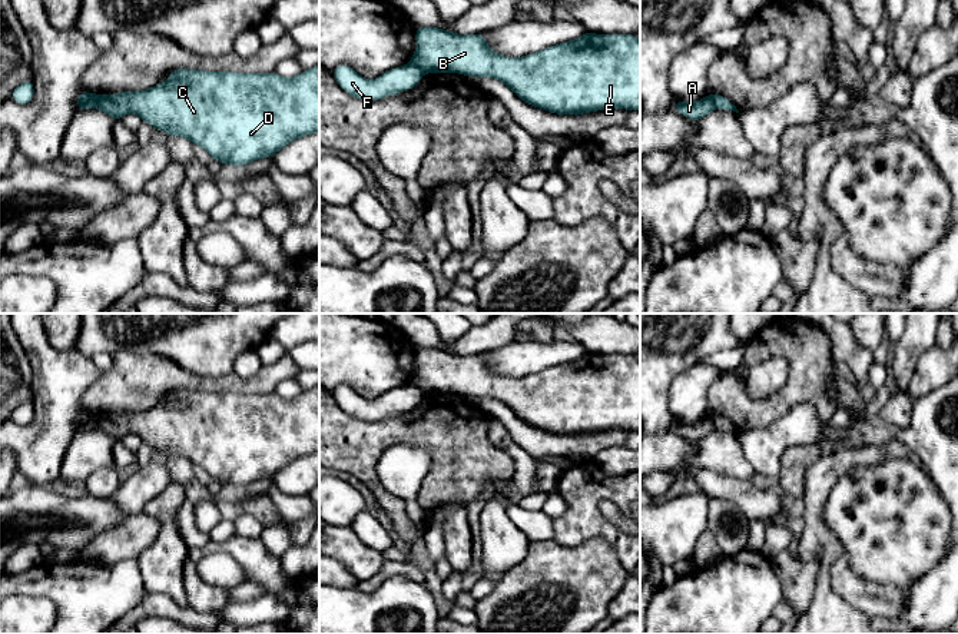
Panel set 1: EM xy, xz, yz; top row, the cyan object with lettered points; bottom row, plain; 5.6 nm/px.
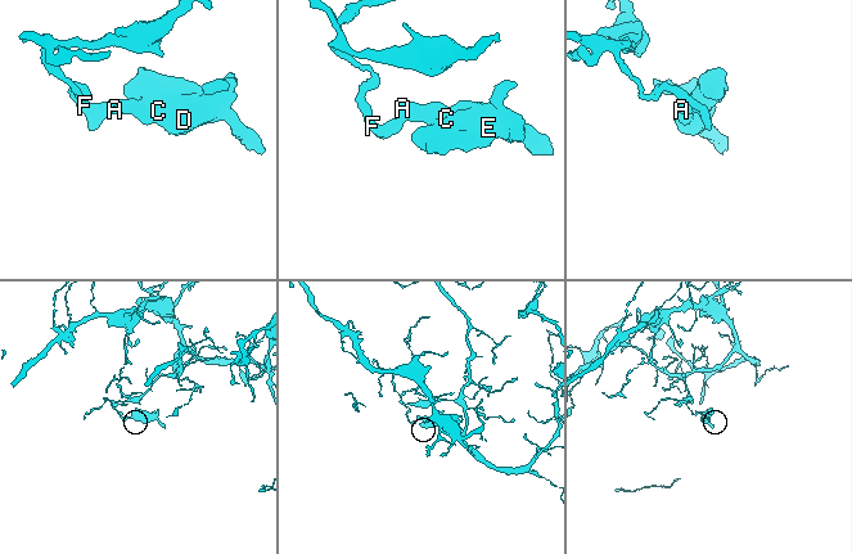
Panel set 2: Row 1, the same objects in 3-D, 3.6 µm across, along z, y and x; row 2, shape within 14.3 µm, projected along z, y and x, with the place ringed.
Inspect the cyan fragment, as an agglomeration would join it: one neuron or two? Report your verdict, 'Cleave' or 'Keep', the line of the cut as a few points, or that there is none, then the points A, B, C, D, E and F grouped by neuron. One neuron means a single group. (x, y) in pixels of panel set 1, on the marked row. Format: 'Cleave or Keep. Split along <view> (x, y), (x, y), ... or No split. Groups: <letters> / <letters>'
Cleave. Split along xz (410, 63), (426, 72). Groups: A B C D E / F

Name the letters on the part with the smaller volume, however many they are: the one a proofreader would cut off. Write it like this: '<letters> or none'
A, B, C, D, E

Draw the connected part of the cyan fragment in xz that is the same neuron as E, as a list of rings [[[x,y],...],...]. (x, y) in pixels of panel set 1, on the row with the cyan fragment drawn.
[[[417,27],[415,39],[417,50],[411,64],[425,73],[493,77],[501,80],[523,102],[556,114],[583,114],[609,109],[640,112],[640,40],[634,34],[587,31],[576,40],[523,57],[495,53],[483,33],[463,36],[441,27]]]

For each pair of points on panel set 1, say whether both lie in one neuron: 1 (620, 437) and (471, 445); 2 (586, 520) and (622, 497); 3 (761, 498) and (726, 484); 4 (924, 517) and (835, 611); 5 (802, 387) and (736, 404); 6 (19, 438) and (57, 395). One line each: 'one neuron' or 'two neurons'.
1: two neurons
2: one neuron
3: one neuron
4: two neurons
5: one neuron
6: one neuron

